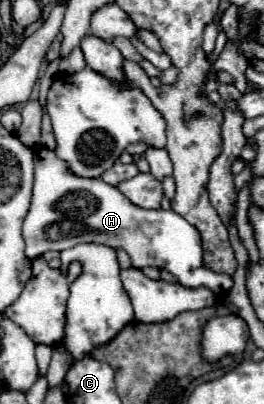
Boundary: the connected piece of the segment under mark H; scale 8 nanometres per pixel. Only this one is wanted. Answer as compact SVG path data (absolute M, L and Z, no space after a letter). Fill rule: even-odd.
M40 146L34 154L36 158L36 178L34 178L34 194L28 216L24 218L22 236L26 242L26 256L36 258L48 250L66 250L82 242L106 244L110 248L124 248L134 268L156 266L172 272L182 286L196 288L206 286L214 294L222 294L232 288L232 278L216 274L212 270L204 270L200 266L202 260L202 238L200 232L186 222L180 214L172 210L144 210L116 190L116 186L106 184L100 178L82 178L70 172L70 166L60 160L54 150ZM68 196L68 210L88 210L86 218L68 216L58 210L62 198Z

